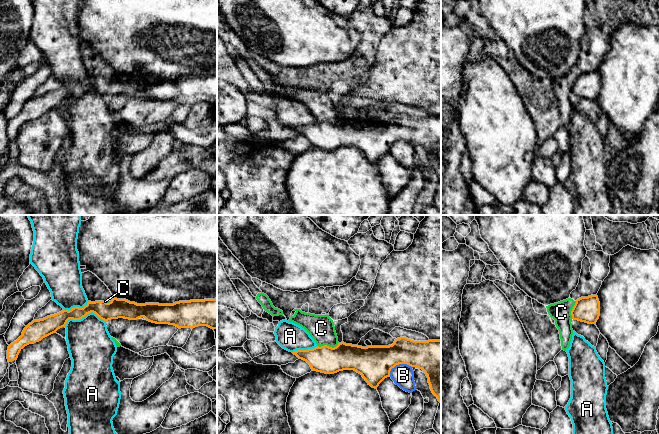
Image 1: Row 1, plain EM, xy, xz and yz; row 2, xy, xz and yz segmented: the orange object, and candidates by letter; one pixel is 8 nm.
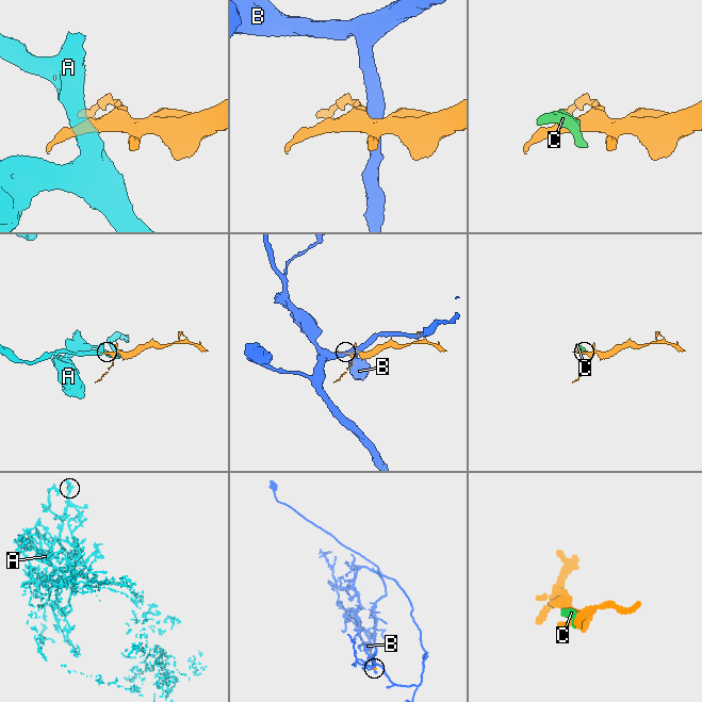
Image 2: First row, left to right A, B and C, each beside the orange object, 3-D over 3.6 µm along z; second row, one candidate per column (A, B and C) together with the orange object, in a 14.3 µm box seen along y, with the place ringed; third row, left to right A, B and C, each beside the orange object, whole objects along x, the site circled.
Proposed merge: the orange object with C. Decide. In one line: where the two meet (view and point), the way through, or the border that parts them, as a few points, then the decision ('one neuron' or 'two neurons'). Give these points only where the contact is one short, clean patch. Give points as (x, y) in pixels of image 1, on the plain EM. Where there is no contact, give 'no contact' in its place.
xz (328, 122) | along xz (338, 118), (333, 123), (317, 121) | two neurons

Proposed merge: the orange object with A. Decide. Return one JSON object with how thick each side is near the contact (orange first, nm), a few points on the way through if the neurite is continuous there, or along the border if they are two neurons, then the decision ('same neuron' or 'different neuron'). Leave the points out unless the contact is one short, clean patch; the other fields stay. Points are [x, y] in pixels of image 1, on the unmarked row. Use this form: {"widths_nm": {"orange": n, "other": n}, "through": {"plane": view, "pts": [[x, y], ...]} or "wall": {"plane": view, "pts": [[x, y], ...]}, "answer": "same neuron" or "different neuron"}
{"widths_nm": {"orange": 140, "other": 360}, "wall": {"plane": "xy", "pts": [[105, 97], [89, 88], [79, 95], [69, 95], [64, 102]]}, "answer": "different neuron"}

